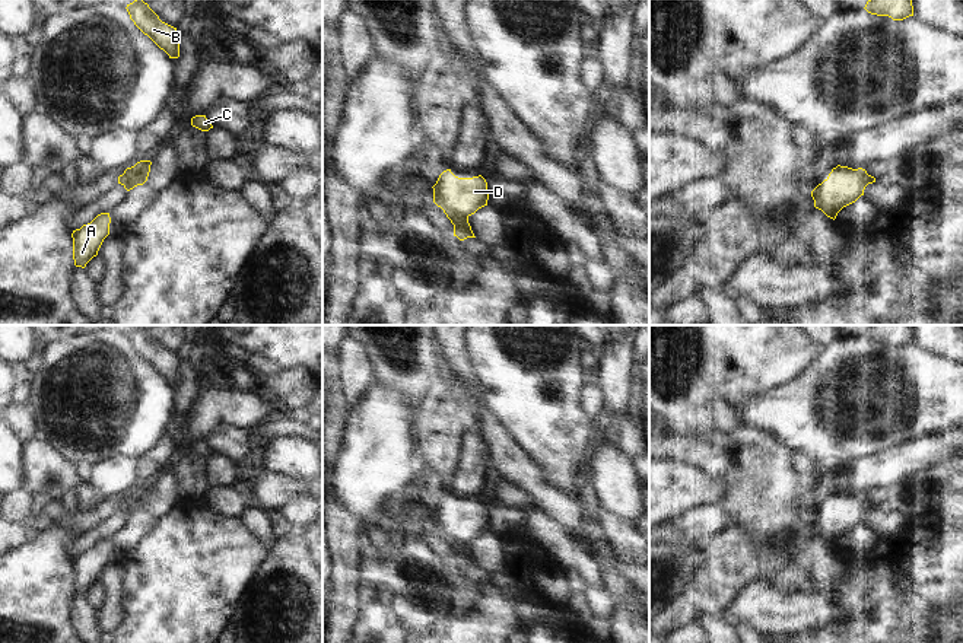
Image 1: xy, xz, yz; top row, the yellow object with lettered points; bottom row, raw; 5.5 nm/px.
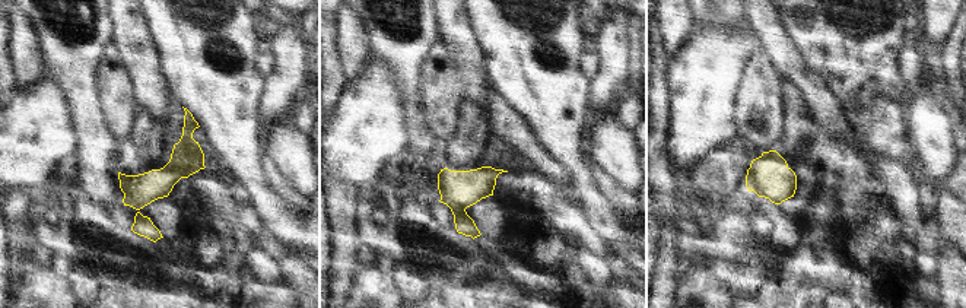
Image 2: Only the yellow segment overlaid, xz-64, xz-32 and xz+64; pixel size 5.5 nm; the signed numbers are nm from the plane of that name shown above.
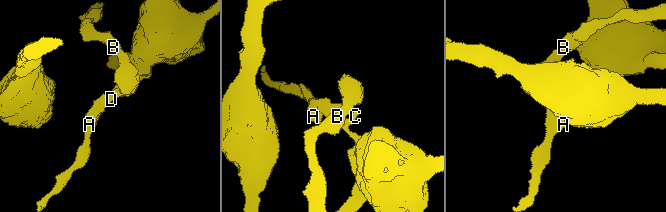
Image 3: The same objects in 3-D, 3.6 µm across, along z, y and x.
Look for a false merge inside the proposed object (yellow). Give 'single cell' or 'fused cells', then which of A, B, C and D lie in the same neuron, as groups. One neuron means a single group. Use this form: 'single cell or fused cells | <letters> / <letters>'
fused cells | A B D / C

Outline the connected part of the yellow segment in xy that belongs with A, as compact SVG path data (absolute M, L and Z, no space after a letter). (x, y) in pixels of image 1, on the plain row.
M101 539L90 550L73 557L73 586L76 593L85 595L98 582L104 566L109 561L109 550L109 539Z

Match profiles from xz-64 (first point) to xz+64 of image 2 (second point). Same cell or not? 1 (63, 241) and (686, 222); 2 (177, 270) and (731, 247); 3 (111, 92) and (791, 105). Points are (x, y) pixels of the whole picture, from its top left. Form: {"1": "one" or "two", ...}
{"1": "two", "2": "one", "3": "two"}

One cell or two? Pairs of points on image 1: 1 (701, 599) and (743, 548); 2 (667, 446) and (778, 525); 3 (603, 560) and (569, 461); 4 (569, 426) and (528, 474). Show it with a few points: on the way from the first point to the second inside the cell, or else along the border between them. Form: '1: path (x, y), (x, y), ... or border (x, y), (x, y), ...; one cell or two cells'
1: path (714, 586), (730, 562); one cell
2: path (695, 448), (705, 449), (753, 497); one cell
3: path (593, 535), (585, 513), (569, 486); one cell
4: border (512, 439), (539, 465), (544, 480), (556, 492); two cells

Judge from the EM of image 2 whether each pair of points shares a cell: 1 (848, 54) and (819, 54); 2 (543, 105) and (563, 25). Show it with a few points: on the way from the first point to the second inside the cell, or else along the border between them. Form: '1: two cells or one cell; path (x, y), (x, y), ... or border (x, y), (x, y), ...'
1: one cell; path (841, 54), (826, 54)
2: one cell; path (549, 85), (568, 66), (563, 45)

